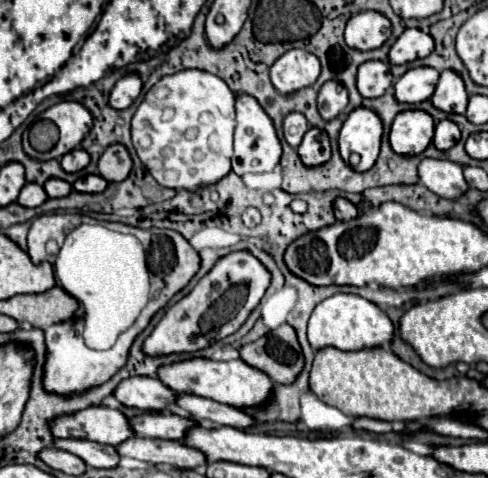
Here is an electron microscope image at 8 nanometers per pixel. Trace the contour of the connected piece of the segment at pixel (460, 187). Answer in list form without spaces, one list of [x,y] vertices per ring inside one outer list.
[[[422,160],[420,162],[420,184],[446,200],[456,200],[468,192],[468,182],[464,180],[462,166],[448,160]]]

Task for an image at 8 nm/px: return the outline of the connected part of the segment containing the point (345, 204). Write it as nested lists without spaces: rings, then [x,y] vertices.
[[[342,196],[334,198],[334,216],[336,216],[338,220],[350,220],[350,218],[356,216],[356,214],[358,214],[358,208],[356,208],[350,200],[346,200],[346,198],[342,198]]]

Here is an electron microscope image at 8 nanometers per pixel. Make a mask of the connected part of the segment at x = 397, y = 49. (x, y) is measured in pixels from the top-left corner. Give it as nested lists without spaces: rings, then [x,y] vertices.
[[[410,28],[404,30],[404,34],[394,42],[394,46],[388,52],[388,62],[392,66],[408,64],[414,60],[426,58],[434,50],[434,40],[430,34],[424,34],[422,30]]]

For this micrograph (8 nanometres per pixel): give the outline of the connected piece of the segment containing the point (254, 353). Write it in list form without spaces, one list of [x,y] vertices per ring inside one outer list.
[[[282,324],[260,340],[242,346],[240,356],[246,364],[266,372],[274,384],[292,384],[304,368],[302,348],[290,324]]]

